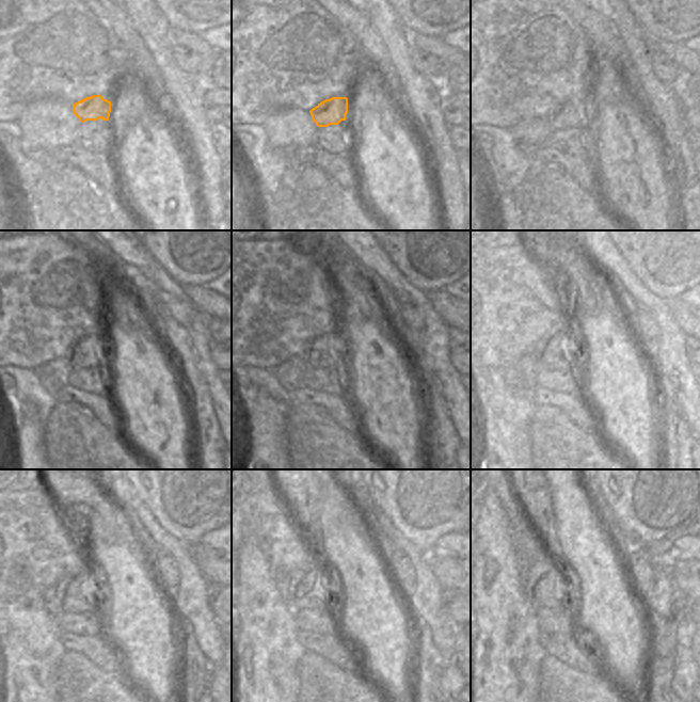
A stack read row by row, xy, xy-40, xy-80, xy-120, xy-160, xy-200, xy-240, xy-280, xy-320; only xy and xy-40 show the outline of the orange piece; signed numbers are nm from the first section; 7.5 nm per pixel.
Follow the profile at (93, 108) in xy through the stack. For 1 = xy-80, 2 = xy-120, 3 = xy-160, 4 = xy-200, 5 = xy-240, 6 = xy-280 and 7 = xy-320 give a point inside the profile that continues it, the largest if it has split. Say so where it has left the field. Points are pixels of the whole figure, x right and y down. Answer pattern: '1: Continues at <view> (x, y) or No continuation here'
1: Continues at xy-80 (571, 113)
2: Continues at xy-120 (89, 352)
3: Continues at xy-160 (324, 352)
4: Continues at xy-200 (558, 352)
5: Continues at xy-240 (73, 592)
6: Continues at xy-280 (303, 586)
7: Continues at xy-320 (540, 583)

